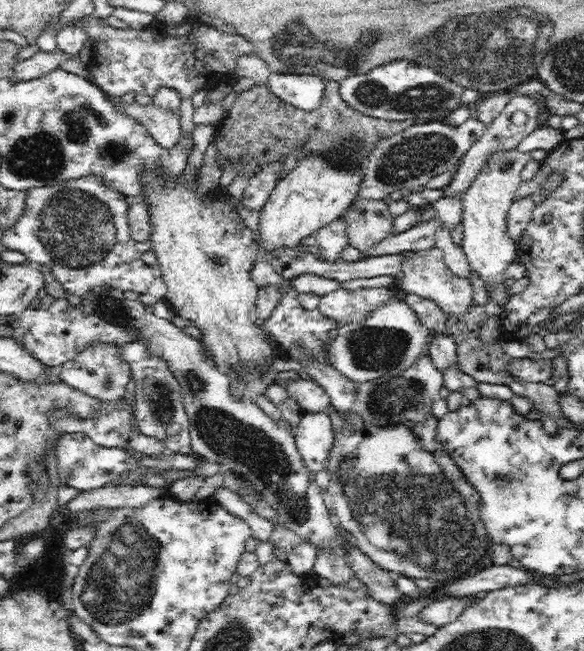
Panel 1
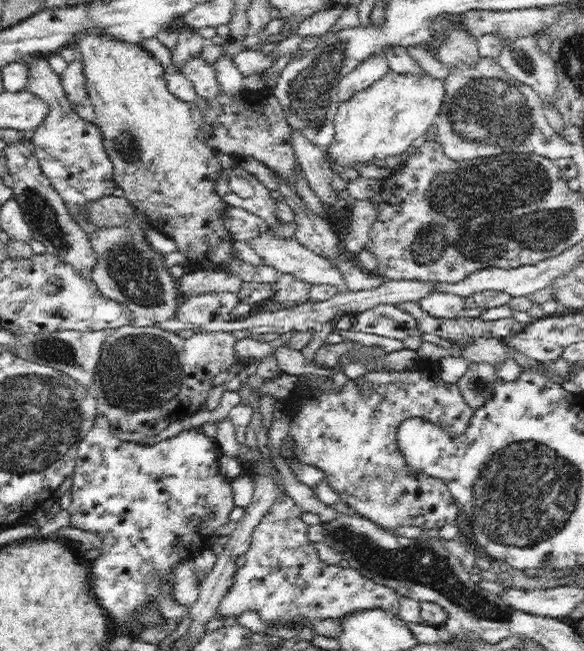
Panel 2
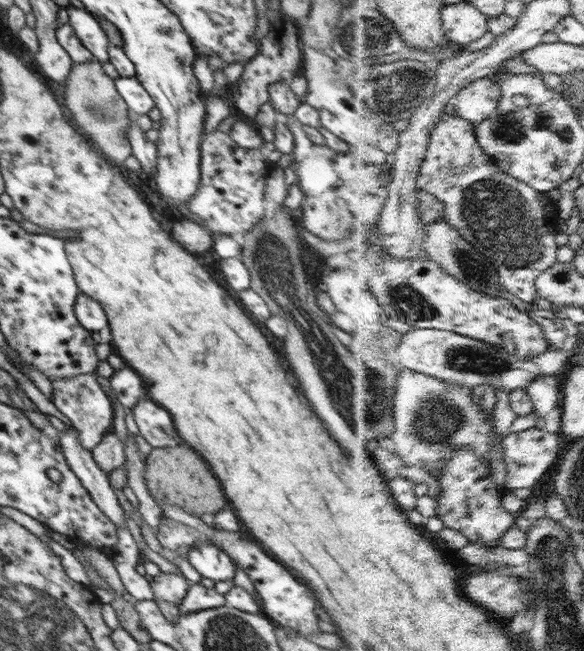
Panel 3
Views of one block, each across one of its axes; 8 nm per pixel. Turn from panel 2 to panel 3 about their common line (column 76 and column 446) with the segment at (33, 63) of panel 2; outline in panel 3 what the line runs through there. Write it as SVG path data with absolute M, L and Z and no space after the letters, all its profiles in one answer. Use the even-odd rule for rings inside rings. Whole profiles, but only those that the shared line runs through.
M446 113L446 115L440 119L440 125L438 125L433 132L429 151L427 152L427 159L424 161L419 176L419 188L420 190L435 194L446 205L447 221L451 222L451 225L455 226L468 242L474 244L478 250L481 250L485 254L486 258L489 258L489 260L498 267L501 274L501 282L510 293L516 295L527 303L534 303L534 301L540 297L537 280L542 274L549 271L558 263L558 248L560 248L560 246L558 246L558 234L560 234L560 224L563 220L561 212L559 211L558 201L554 201L550 198L550 194L547 194L547 192L540 192L537 188L534 188L533 185L516 178L505 170L502 170L499 162L492 155L487 153L482 146L475 124L465 120L464 117L460 117L458 114L450 116L450 114Z

